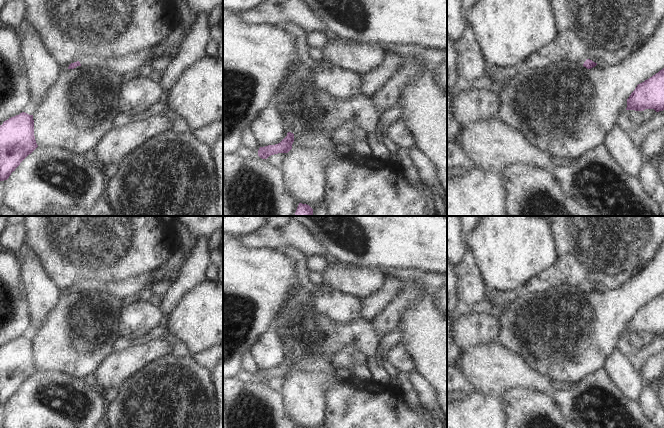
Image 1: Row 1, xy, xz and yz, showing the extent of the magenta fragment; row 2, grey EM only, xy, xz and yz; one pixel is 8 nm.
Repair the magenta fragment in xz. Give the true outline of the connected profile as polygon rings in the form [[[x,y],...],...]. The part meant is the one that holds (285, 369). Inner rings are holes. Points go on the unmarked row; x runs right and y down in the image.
[[[288,356],[287,360],[280,367],[260,371],[258,374],[258,380],[262,383],[267,383],[269,380],[274,378],[288,377],[292,373],[293,366],[294,366],[294,358]]]

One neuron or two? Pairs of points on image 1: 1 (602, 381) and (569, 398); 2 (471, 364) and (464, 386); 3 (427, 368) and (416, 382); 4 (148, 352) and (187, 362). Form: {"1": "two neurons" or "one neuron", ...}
{"1": "one neuron", "2": "two neurons", "3": "two neurons", "4": "two neurons"}

